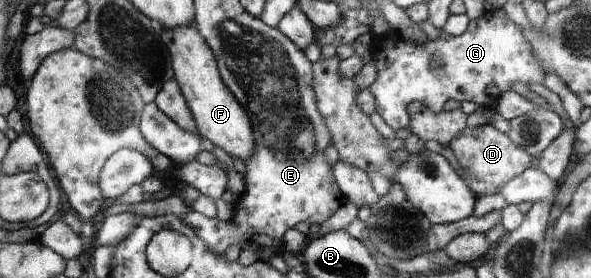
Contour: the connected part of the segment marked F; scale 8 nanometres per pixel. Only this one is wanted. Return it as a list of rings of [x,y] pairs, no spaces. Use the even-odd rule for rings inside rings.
[[[196,26],[163,29],[161,35],[170,50],[174,79],[196,121],[197,133],[225,149],[230,156],[235,155],[231,157],[239,157],[246,163],[255,149],[252,125],[247,113],[222,80],[211,46]]]

